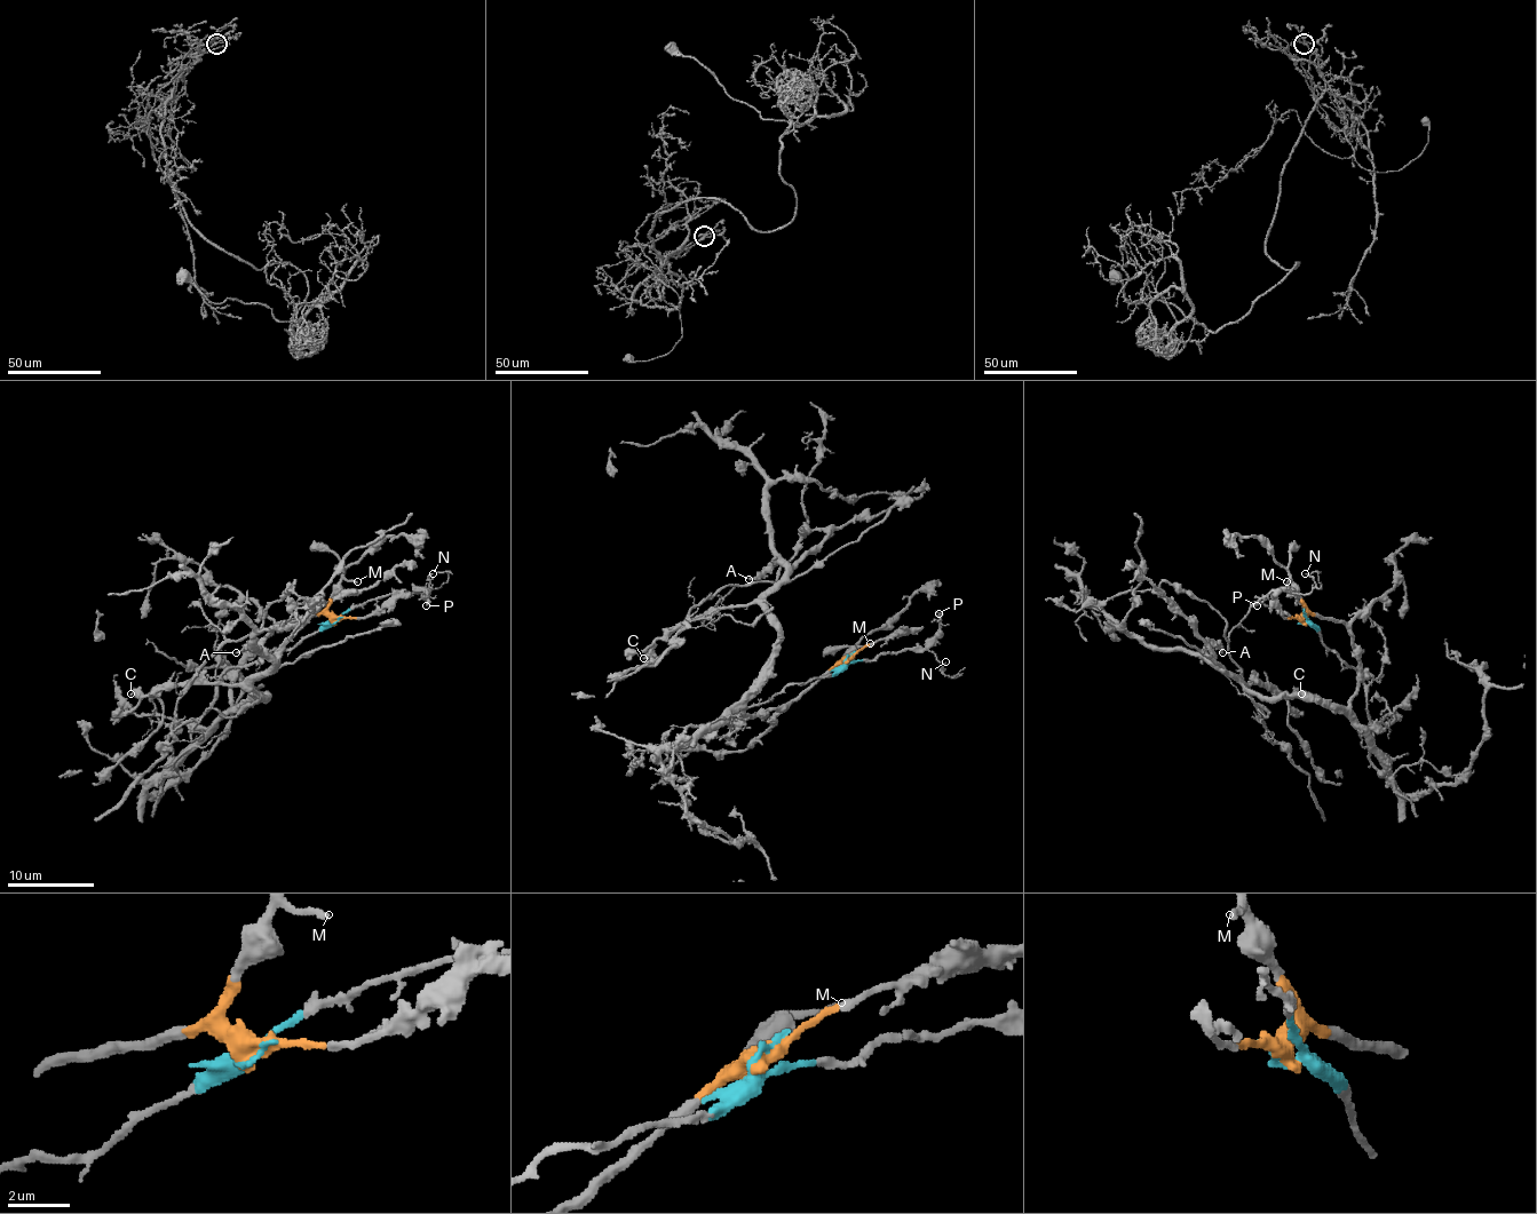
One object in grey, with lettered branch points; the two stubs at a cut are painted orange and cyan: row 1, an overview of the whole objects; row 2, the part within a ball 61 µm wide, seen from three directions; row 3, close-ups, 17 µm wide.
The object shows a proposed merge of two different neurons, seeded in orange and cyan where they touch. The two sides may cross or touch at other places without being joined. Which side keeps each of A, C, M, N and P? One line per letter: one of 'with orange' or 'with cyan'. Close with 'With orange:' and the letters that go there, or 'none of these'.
A: with orange
C: with orange
M: with orange
N: with cyan
P: with cyan
With orange: A, C, M

